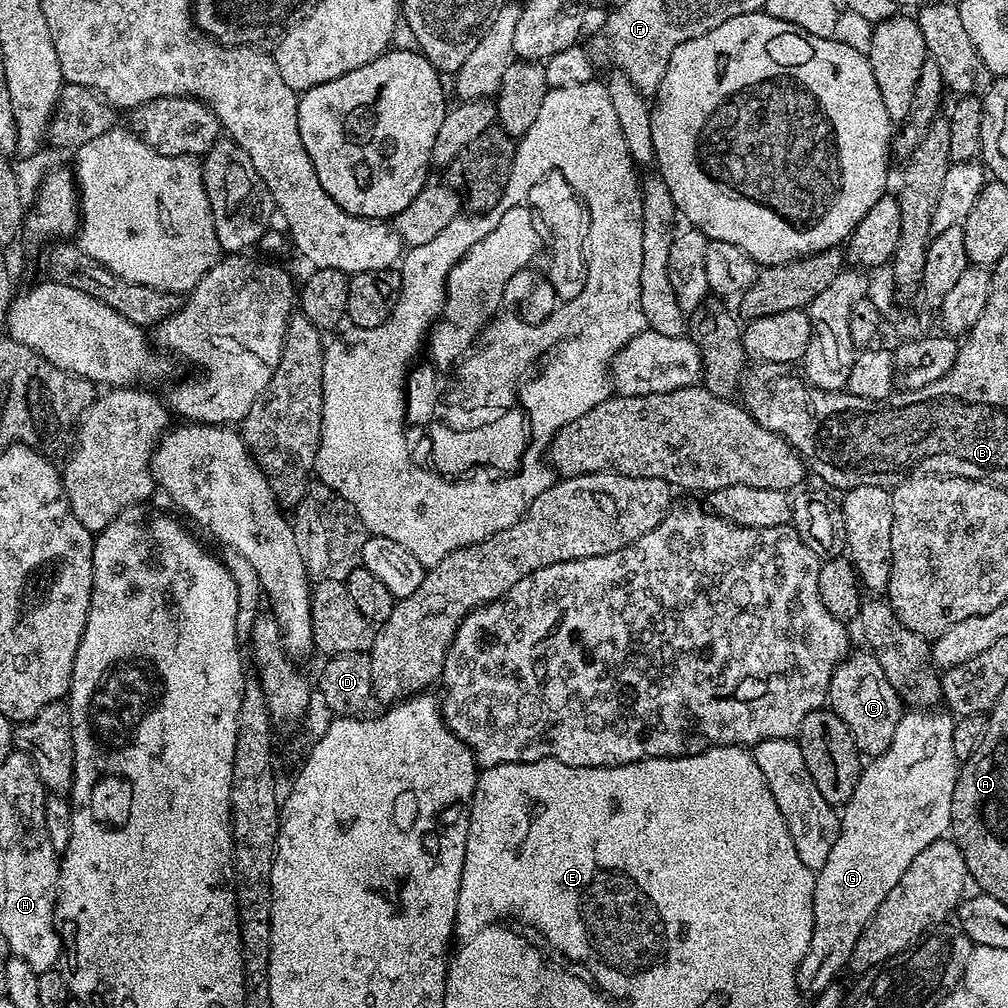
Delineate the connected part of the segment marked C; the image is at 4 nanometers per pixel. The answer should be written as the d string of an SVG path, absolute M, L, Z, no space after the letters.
M853 651L834 670L830 678L826 704L837 721L848 727L847 735L851 743L865 757L875 758L888 749L894 738L894 730L898 730L902 701L894 686L890 686L890 682L882 674L878 658L873 656L871 651L863 651Z

